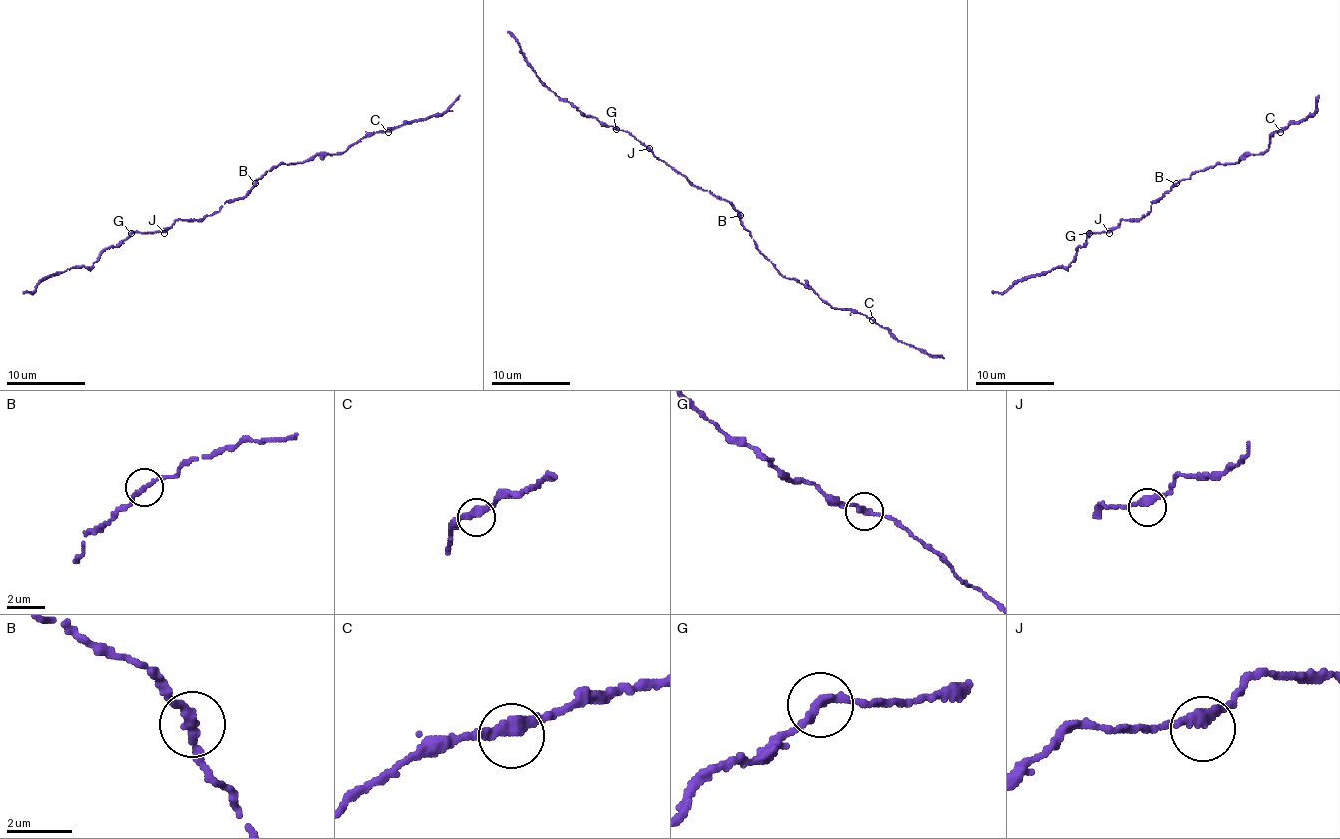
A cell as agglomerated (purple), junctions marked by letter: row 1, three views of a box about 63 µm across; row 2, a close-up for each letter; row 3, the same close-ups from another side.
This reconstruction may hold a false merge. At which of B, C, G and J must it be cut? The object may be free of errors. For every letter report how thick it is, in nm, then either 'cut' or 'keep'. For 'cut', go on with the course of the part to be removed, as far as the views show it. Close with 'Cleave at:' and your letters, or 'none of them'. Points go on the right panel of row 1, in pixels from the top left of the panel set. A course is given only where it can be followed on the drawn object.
B: 280 nm | keep
C: 300 nm | keep
G: 280 nm | keep
J: 280 nm | keep
Cleave at: none of them

